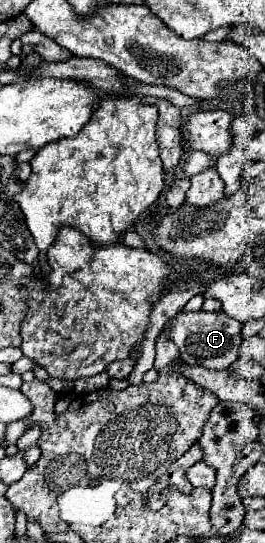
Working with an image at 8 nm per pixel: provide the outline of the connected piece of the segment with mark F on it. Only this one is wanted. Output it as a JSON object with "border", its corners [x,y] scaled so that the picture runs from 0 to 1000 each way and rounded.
{"border":[[[683,573],[660,580],[660,587],[645,595],[638,621],[668,632],[683,661],[698,669],[758,672],[781,680],[857,680],[864,672],[879,672],[902,657],[902,635],[917,628],[909,595],[894,587],[849,580],[842,573],[819,573],[819,576]]]}

